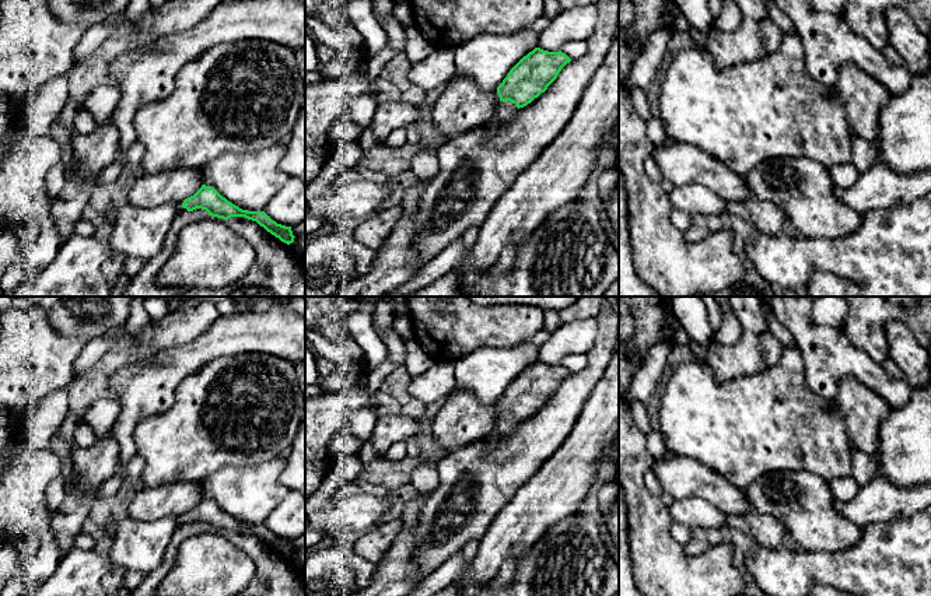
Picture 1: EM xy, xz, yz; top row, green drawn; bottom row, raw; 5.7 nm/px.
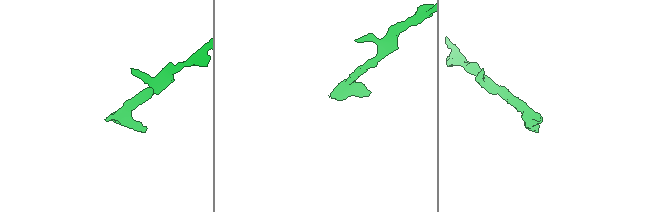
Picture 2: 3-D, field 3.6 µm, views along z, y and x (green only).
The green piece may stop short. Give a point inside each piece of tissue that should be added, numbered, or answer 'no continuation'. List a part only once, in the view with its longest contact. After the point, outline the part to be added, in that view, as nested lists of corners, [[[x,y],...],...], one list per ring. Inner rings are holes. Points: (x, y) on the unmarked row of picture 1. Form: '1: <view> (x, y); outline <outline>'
1: xz (504, 424); outline [[[497,407],[496,409],[496,423],[494,423],[493,431],[486,437],[489,446],[493,448],[494,444],[500,438],[512,432],[517,425],[518,425],[518,421],[515,417],[512,417],[510,414],[503,416]]]

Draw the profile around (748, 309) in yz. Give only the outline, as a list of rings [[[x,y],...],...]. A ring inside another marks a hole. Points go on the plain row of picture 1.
[[[729,297],[728,304],[745,332],[760,336],[769,330],[759,297]]]

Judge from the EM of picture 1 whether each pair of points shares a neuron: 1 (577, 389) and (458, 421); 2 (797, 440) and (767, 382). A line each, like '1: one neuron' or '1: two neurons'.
1: two neurons
2: one neuron

